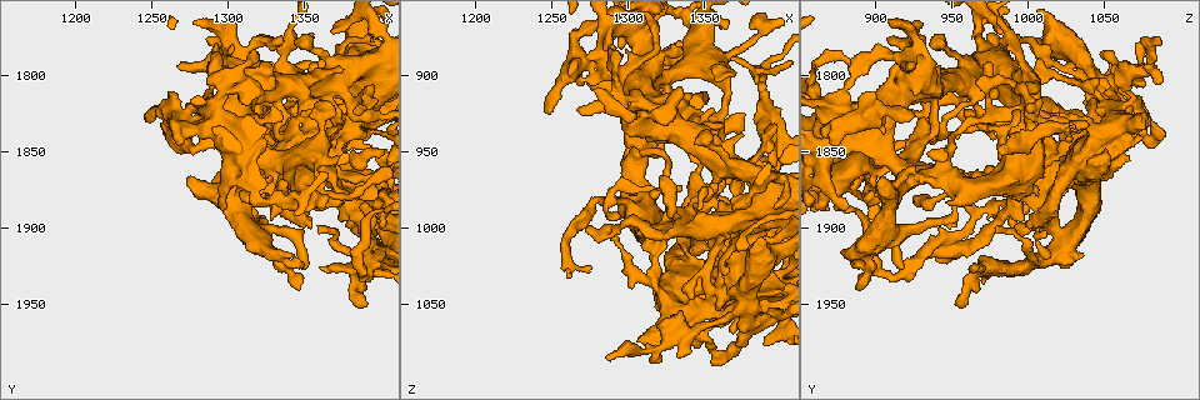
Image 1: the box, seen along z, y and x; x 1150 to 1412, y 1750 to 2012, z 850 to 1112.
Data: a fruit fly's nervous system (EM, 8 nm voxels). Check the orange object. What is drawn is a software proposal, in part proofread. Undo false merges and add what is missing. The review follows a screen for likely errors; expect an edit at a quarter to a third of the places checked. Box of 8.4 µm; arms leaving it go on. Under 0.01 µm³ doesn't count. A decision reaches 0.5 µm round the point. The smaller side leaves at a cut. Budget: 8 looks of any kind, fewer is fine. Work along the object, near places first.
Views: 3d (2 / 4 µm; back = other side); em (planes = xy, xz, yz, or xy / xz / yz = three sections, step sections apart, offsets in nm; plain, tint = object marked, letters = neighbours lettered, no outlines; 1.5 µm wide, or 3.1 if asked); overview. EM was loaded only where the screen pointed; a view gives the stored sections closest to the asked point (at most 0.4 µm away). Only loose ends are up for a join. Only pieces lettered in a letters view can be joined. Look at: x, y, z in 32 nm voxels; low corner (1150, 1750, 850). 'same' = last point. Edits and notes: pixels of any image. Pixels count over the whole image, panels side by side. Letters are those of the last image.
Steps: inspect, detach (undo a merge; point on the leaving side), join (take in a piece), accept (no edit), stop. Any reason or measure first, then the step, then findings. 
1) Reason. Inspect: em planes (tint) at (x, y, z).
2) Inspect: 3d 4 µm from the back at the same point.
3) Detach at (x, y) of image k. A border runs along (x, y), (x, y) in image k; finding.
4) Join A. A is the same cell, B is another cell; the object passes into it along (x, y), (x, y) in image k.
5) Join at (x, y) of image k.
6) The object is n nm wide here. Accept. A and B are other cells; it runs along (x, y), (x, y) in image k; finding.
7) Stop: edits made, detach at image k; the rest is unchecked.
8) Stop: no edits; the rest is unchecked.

Inspect: 3d 4 µm at (1386, 1932, 912).

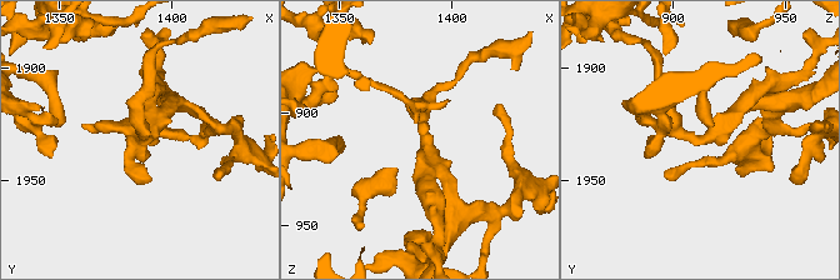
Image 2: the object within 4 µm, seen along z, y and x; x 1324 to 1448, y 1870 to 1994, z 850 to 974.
Need the tissue. Inspect: em planes (plain) at (1387, 1932, 912).

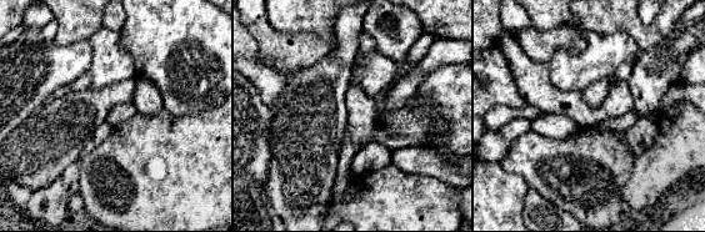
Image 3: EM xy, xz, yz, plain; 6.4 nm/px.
Inspect: em planes (letters) at the same point.

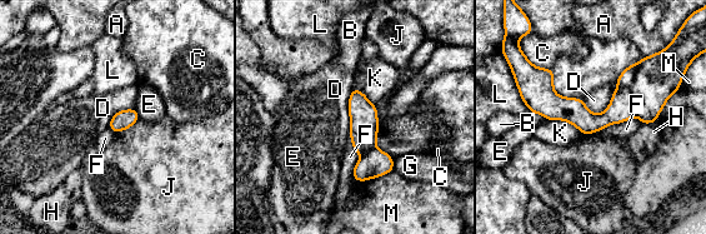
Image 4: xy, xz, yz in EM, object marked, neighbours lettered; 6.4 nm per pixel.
Accept. A, B, C, D, E, F, G, H, J, K, L and M are other cells; it runs along (525, 93), (584, 119), (665, 96) in image 4; one neuron here.

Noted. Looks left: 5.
Branch stops here. Inspect: em xz step 4 (tint) at (1336, 1916, 880).

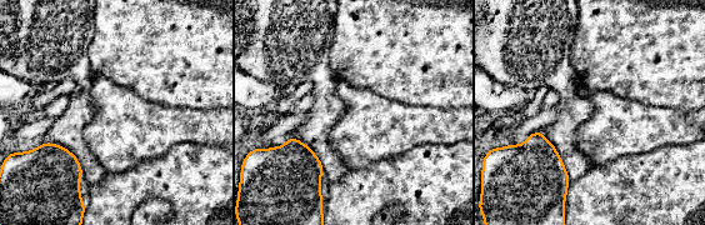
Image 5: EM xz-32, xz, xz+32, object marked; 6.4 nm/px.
Inspect: em planes (letters) at the same point.

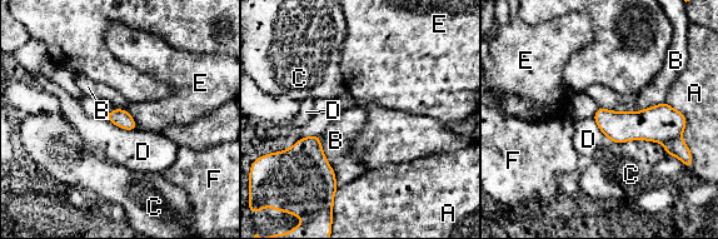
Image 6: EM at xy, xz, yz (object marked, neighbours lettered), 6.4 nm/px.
Accept. A, B, C, D, E and F are other cells; a border runs along (125, 109), (138, 128) in image 6; no lettered piece goes on from it.

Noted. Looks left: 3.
Thick turns thin. Inspect: 3d 4 µm at (1362, 1834, 892).

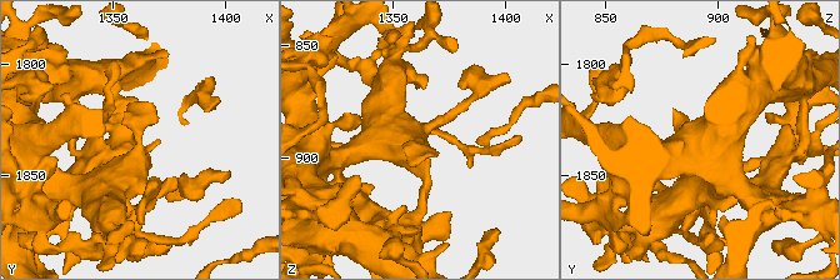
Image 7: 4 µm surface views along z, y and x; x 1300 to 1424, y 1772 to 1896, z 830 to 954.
Shape alone is not enough. Inspect: em planes (letters) at (1361, 1833, 892).

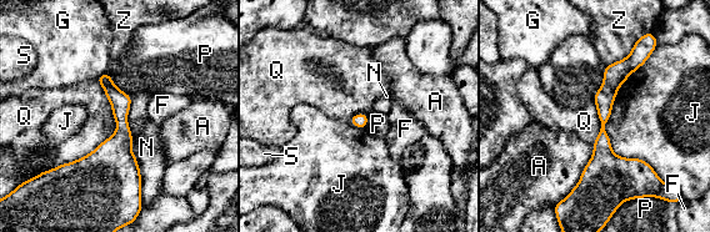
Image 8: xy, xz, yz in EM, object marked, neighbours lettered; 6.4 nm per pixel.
The object is 100 nm wide here. Accept. A, F, G, J, N, P, Q, S and Z are other cells; it runs along (635, 50), (604, 97), (593, 190) in image 8; continuous, no second neuron.

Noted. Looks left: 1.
Stop: no edits; the rest is unchecked.

